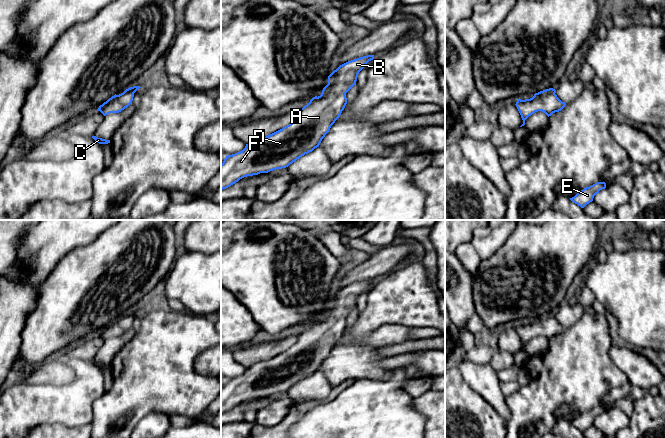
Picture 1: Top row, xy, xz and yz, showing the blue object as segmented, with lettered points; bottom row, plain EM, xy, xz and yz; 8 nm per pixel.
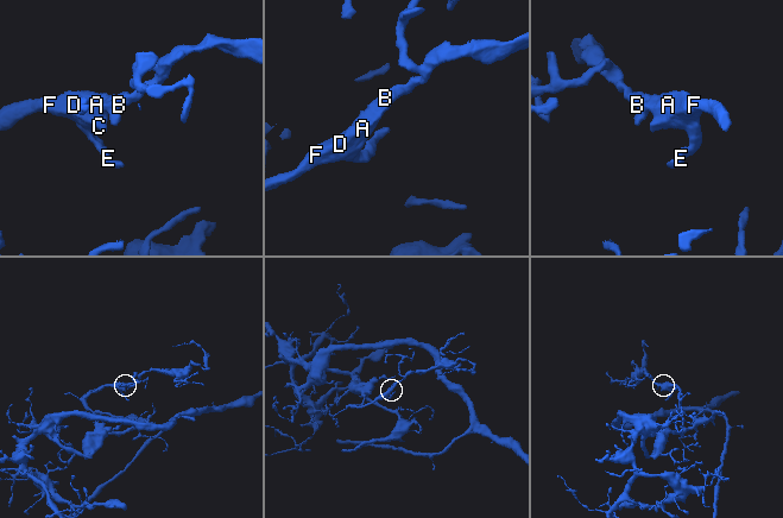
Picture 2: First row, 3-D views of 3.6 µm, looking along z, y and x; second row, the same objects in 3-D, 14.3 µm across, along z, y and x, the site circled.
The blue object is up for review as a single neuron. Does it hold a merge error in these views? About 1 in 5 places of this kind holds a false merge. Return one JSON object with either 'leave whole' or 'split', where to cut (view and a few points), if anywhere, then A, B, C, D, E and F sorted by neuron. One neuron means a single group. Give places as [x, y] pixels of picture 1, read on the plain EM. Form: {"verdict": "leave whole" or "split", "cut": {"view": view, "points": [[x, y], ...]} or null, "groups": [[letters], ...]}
{"verdict": "leave whole", "cut": null, "groups": [["A", "B", "C", "D", "E", "F"]]}

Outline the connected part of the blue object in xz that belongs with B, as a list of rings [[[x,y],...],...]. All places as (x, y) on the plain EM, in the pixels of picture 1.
[[[367,279],[340,289],[328,300],[328,308],[323,312],[321,319],[313,321],[307,329],[301,332],[291,348],[266,361],[251,365],[240,376],[226,380],[221,388],[221,414],[230,411],[244,401],[286,392],[319,371],[322,363],[345,332],[346,317],[356,309],[359,296],[373,283],[374,279]]]

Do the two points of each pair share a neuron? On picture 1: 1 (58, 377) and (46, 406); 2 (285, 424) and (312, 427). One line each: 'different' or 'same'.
1: different
2: different

